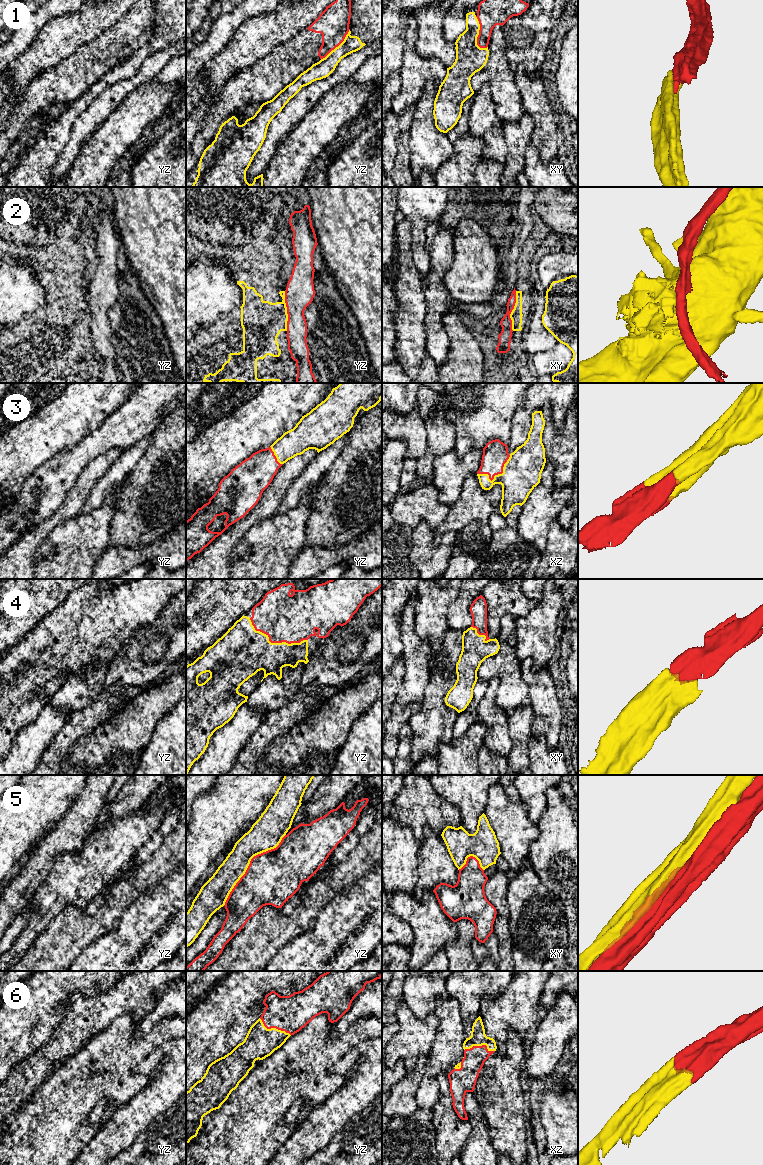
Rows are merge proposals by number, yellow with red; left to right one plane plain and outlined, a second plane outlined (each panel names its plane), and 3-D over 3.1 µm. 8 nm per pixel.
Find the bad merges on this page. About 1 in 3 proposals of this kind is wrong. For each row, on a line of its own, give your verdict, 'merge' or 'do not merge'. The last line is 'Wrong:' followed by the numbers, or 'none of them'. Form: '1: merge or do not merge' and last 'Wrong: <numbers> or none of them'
1: do not merge
2: do not merge
3: merge
4: merge
5: do not merge
6: merge
Wrong: 1, 2, 5

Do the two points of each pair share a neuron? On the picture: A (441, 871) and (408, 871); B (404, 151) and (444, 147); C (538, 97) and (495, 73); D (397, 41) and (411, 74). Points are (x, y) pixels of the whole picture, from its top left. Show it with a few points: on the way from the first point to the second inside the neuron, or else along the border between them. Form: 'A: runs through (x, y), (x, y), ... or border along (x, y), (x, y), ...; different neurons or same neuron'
A: border along (418, 847), (418, 879), (412, 893); different neurons
B: border along (407, 144), (412, 173); different neurons
C: border along (514, 74), (523, 109); different neurons
D: border along (406, 31), (403, 63), (399, 71); different neurons

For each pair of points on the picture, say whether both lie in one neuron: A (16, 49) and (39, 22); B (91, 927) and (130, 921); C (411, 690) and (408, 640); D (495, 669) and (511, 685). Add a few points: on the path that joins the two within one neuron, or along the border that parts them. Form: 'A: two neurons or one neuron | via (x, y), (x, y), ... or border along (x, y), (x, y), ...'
A: one neuron | via (22, 42), (33, 29)
B: two neurons | border along (132, 903), (124, 912), (119, 925), (100, 937)
C: one neuron | via (412, 678), (411, 652)
D: one neuron | via (500, 671), (509, 680)

